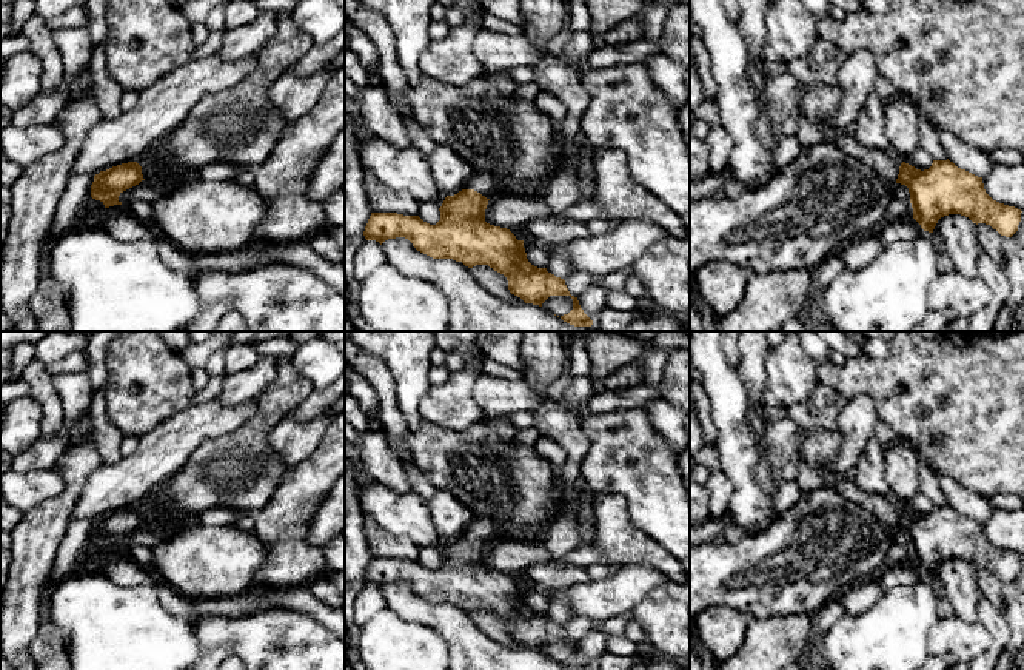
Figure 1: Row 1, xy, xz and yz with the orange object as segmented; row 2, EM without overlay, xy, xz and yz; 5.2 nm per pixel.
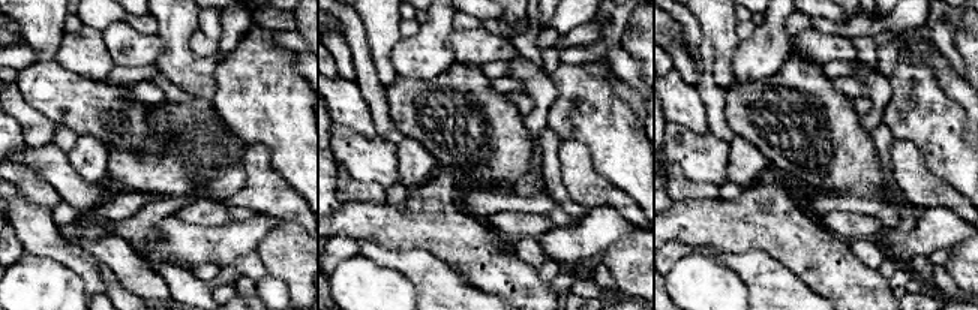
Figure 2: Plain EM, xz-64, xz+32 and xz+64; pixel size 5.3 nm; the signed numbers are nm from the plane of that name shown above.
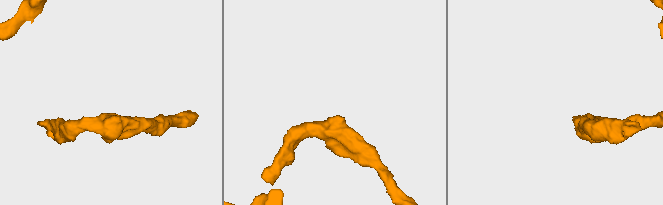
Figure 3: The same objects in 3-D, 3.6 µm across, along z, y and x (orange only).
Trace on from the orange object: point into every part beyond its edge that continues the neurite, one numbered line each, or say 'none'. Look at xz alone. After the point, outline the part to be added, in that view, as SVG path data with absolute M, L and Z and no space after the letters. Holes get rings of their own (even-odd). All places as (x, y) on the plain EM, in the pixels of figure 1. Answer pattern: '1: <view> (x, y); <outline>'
1: xz (487, 529); M477 516L468 525L468 534L474 534L493 544L499 539L504 541L530 541L545 544L551 530L551 524L542 522L533 527L507 527L488 516Z

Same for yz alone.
1: yz (819, 447); M802 428L801 441L802 464L813 465L824 476L832 474L836 479L833 488L839 494L868 510L887 528L896 528L902 505L893 494L884 496L864 491L856 485L856 479L850 481L847 473L838 474L830 468L830 461L844 444L844 434L838 428L832 431Z

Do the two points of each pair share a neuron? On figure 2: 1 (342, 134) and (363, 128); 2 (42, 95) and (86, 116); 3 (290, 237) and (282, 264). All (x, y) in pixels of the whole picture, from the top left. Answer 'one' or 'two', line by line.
1: two
2: one
3: one

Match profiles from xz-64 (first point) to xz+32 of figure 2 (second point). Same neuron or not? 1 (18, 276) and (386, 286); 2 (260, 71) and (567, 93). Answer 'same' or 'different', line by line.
1: same
2: same

